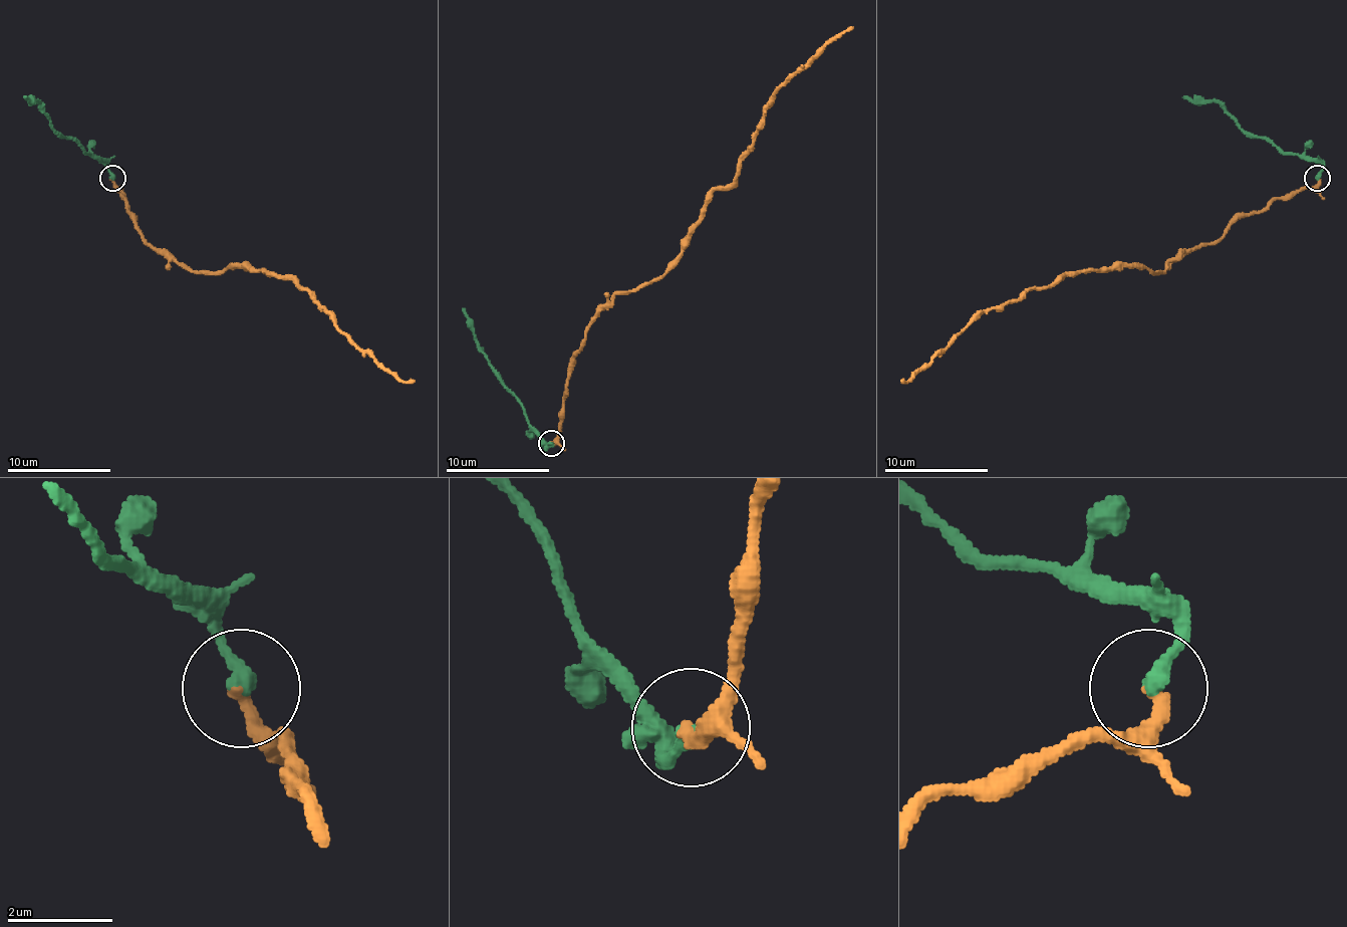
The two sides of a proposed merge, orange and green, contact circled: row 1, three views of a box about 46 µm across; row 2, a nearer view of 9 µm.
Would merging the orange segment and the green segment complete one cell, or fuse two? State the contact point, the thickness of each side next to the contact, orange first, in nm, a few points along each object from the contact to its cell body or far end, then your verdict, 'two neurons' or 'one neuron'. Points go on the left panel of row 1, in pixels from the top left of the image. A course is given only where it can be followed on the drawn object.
(112, 178) | 260/320 nm | orange via (112, 179), (147, 244), (178, 264), (287, 277), (388, 372), (415, 380) | green via (112, 179), (99, 161), (73, 140), (60, 135), (37, 103), (24, 97) | two neurons

